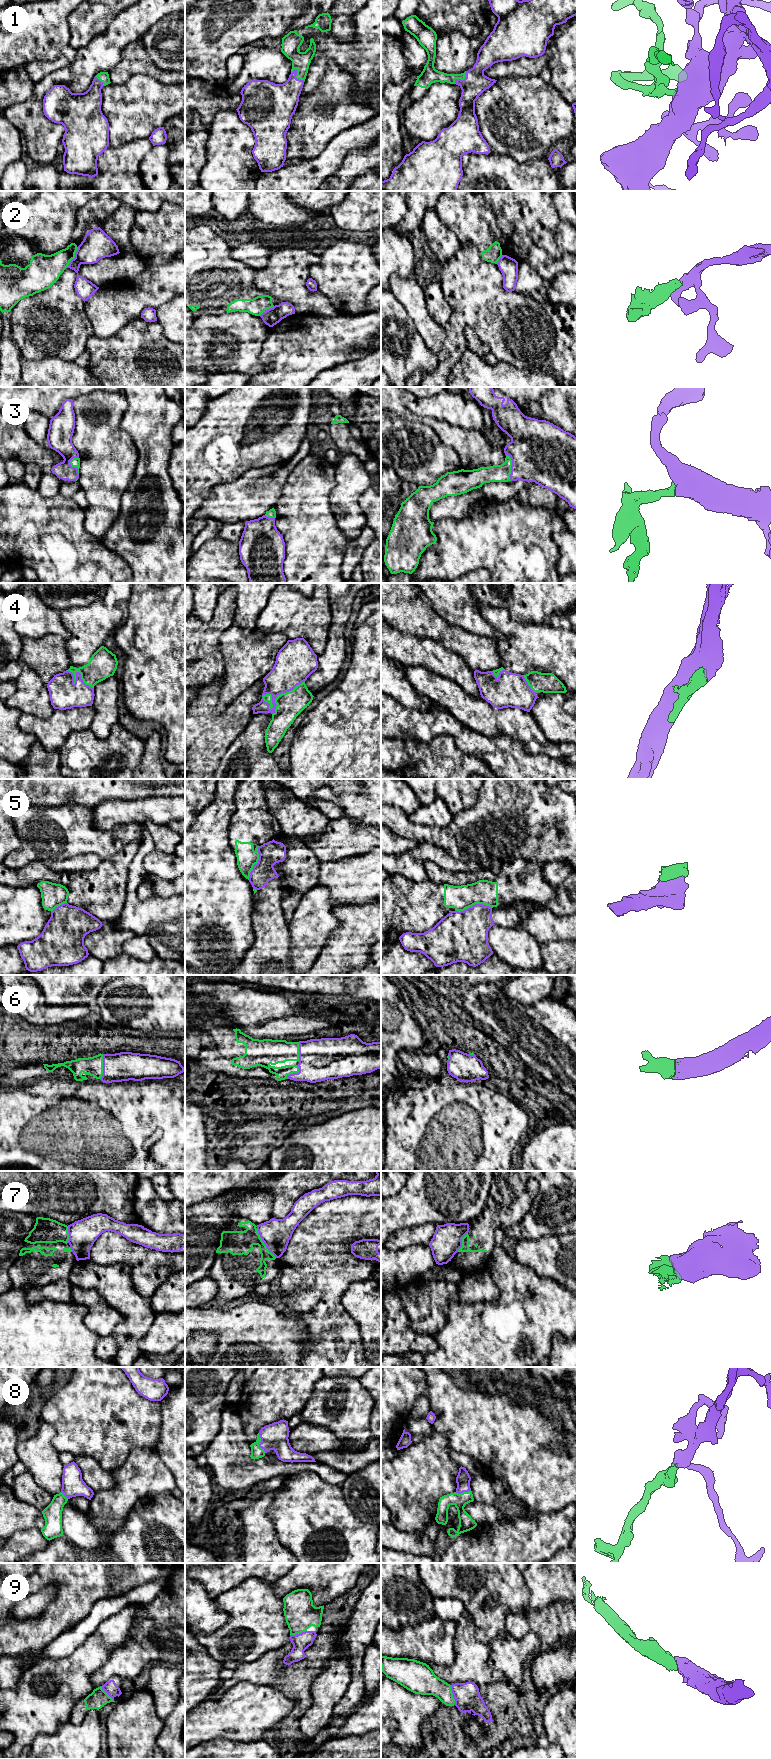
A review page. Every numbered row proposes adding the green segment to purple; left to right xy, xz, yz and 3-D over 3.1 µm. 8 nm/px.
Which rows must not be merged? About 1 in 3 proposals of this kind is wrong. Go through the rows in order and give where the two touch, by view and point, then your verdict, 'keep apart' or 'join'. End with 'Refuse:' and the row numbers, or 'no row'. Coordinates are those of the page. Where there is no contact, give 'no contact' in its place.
1: contact xz (295, 77); join
2: contact xy (75, 257); keep apart
3: contact yz (511, 467); join
4: contact xz (281, 693); join
5: contact yz (473, 905); keep apart
6: contact xy (103, 1067); join
7: contact xz (264, 1243); keep apart
8: contact xz (260, 1443); join
9: contact yz (453, 1695); join
Refuse: 2, 5, 7

